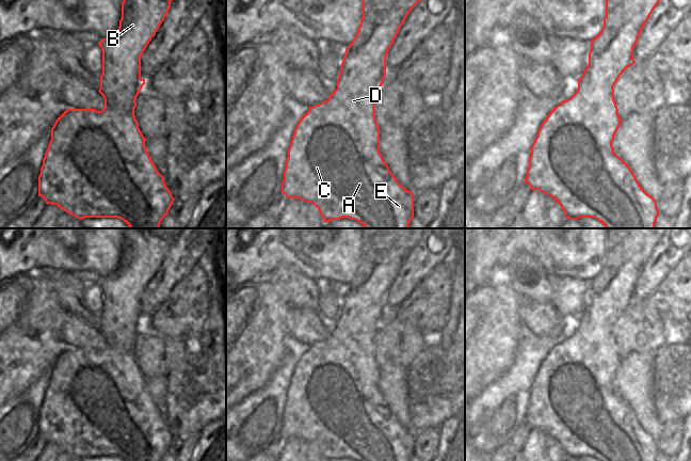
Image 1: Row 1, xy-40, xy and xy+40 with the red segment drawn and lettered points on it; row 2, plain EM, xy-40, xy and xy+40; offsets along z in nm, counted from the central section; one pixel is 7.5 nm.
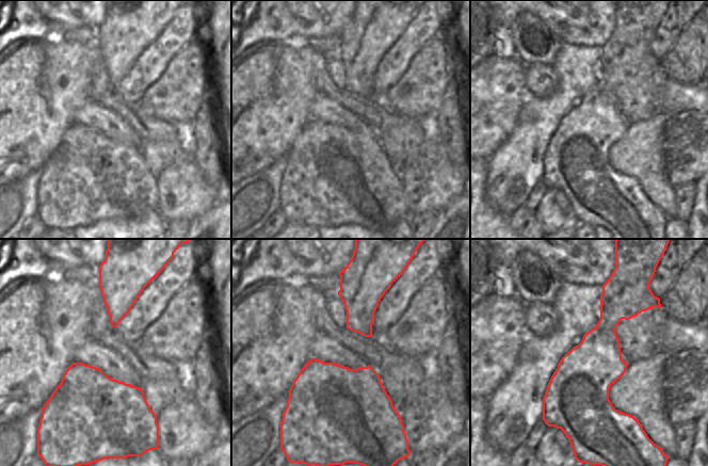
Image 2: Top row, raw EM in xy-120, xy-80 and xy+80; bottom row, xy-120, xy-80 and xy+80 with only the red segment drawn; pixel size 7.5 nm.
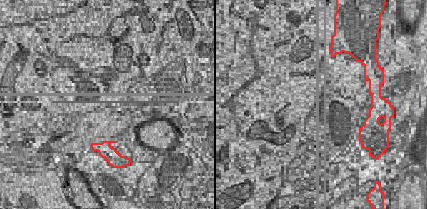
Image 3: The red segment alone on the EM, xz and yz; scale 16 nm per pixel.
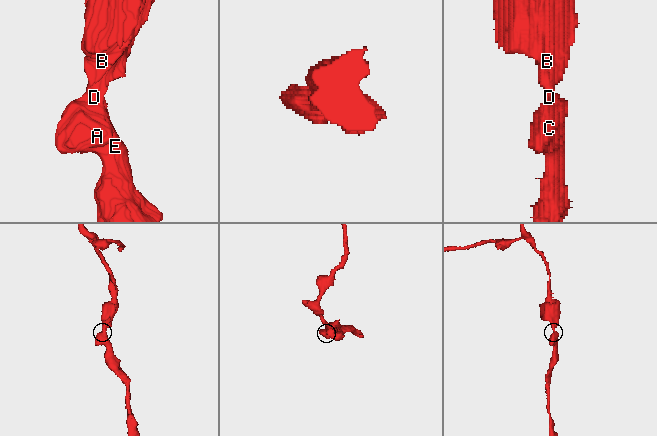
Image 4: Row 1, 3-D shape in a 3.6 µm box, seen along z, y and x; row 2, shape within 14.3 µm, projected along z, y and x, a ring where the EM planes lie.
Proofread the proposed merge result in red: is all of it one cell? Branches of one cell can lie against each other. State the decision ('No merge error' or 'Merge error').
No merge error.

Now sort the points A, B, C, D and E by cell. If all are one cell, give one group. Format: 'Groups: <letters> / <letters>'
Groups: A B C D E.

